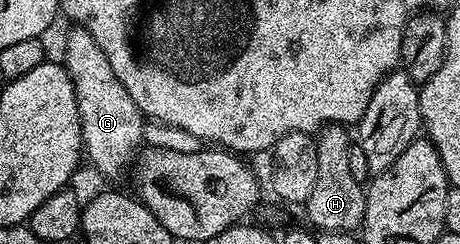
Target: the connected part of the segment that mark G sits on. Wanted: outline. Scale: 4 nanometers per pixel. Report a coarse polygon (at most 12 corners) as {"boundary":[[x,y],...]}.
{"boundary":[[82,26],[61,63],[86,159],[115,180],[134,165],[145,117]]}

